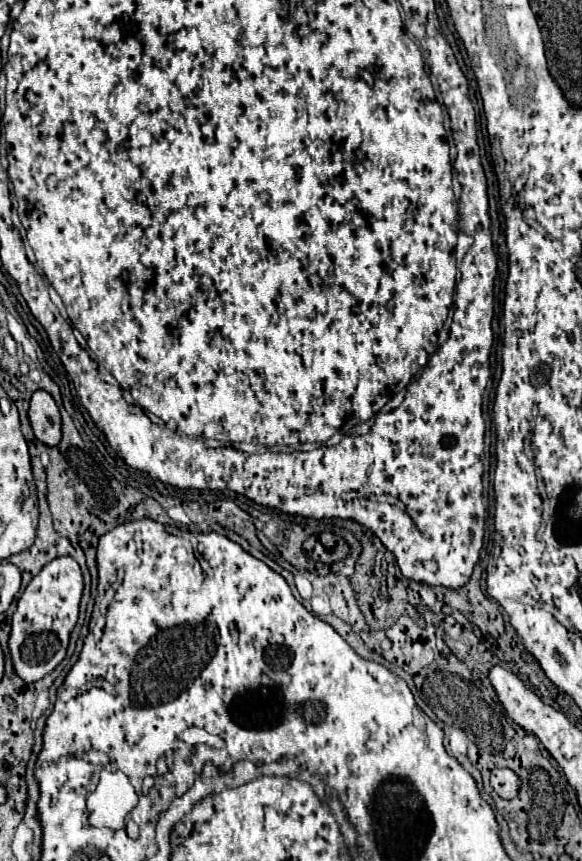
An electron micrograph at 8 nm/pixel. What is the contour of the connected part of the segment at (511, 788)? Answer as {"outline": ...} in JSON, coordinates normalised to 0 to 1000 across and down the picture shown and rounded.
{"outline":[[[847,893],[844,914],[861,928],[881,928],[892,919],[892,902],[885,902],[878,893]]]}

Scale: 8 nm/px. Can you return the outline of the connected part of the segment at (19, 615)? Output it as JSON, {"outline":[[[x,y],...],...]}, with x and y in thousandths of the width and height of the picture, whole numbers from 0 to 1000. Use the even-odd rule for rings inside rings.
{"outline":[[[112,645],[84,652],[43,682],[22,712],[15,754],[22,763],[26,782],[57,793],[84,784],[112,763],[119,738],[136,719],[136,700],[143,693],[143,666],[136,654]]]}

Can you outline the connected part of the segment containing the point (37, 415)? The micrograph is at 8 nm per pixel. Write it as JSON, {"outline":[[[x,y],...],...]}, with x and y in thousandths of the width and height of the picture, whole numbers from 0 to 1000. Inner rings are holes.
{"outline":[[[64,452],[53,461],[53,473],[50,473],[50,489],[60,508],[84,517],[95,519],[105,512],[105,484],[95,463],[74,454]]]}

